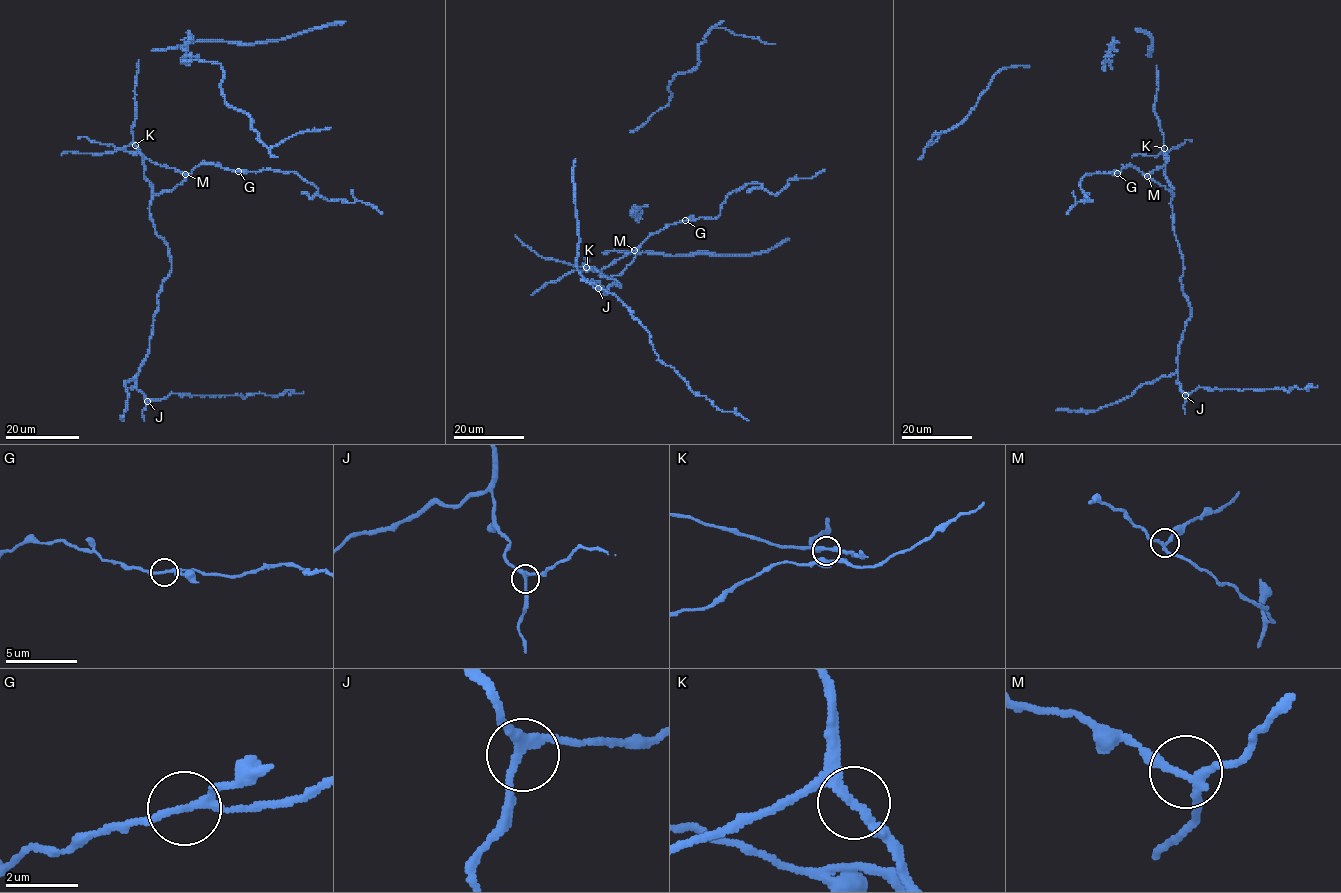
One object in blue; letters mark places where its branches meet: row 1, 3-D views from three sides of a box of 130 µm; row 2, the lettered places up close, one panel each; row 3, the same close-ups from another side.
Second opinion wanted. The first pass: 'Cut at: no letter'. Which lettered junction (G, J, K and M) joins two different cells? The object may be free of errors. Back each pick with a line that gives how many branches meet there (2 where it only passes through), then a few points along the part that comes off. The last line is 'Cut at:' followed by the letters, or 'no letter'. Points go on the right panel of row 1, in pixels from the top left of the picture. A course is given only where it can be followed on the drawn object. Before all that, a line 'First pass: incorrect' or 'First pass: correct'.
First pass: incorrect
M: 3 branches meet; foreign part runs (1147, 175), (1167, 161), (1167, 153), (1173, 147), (1186, 140), (1191, 141)
Cut at: M

